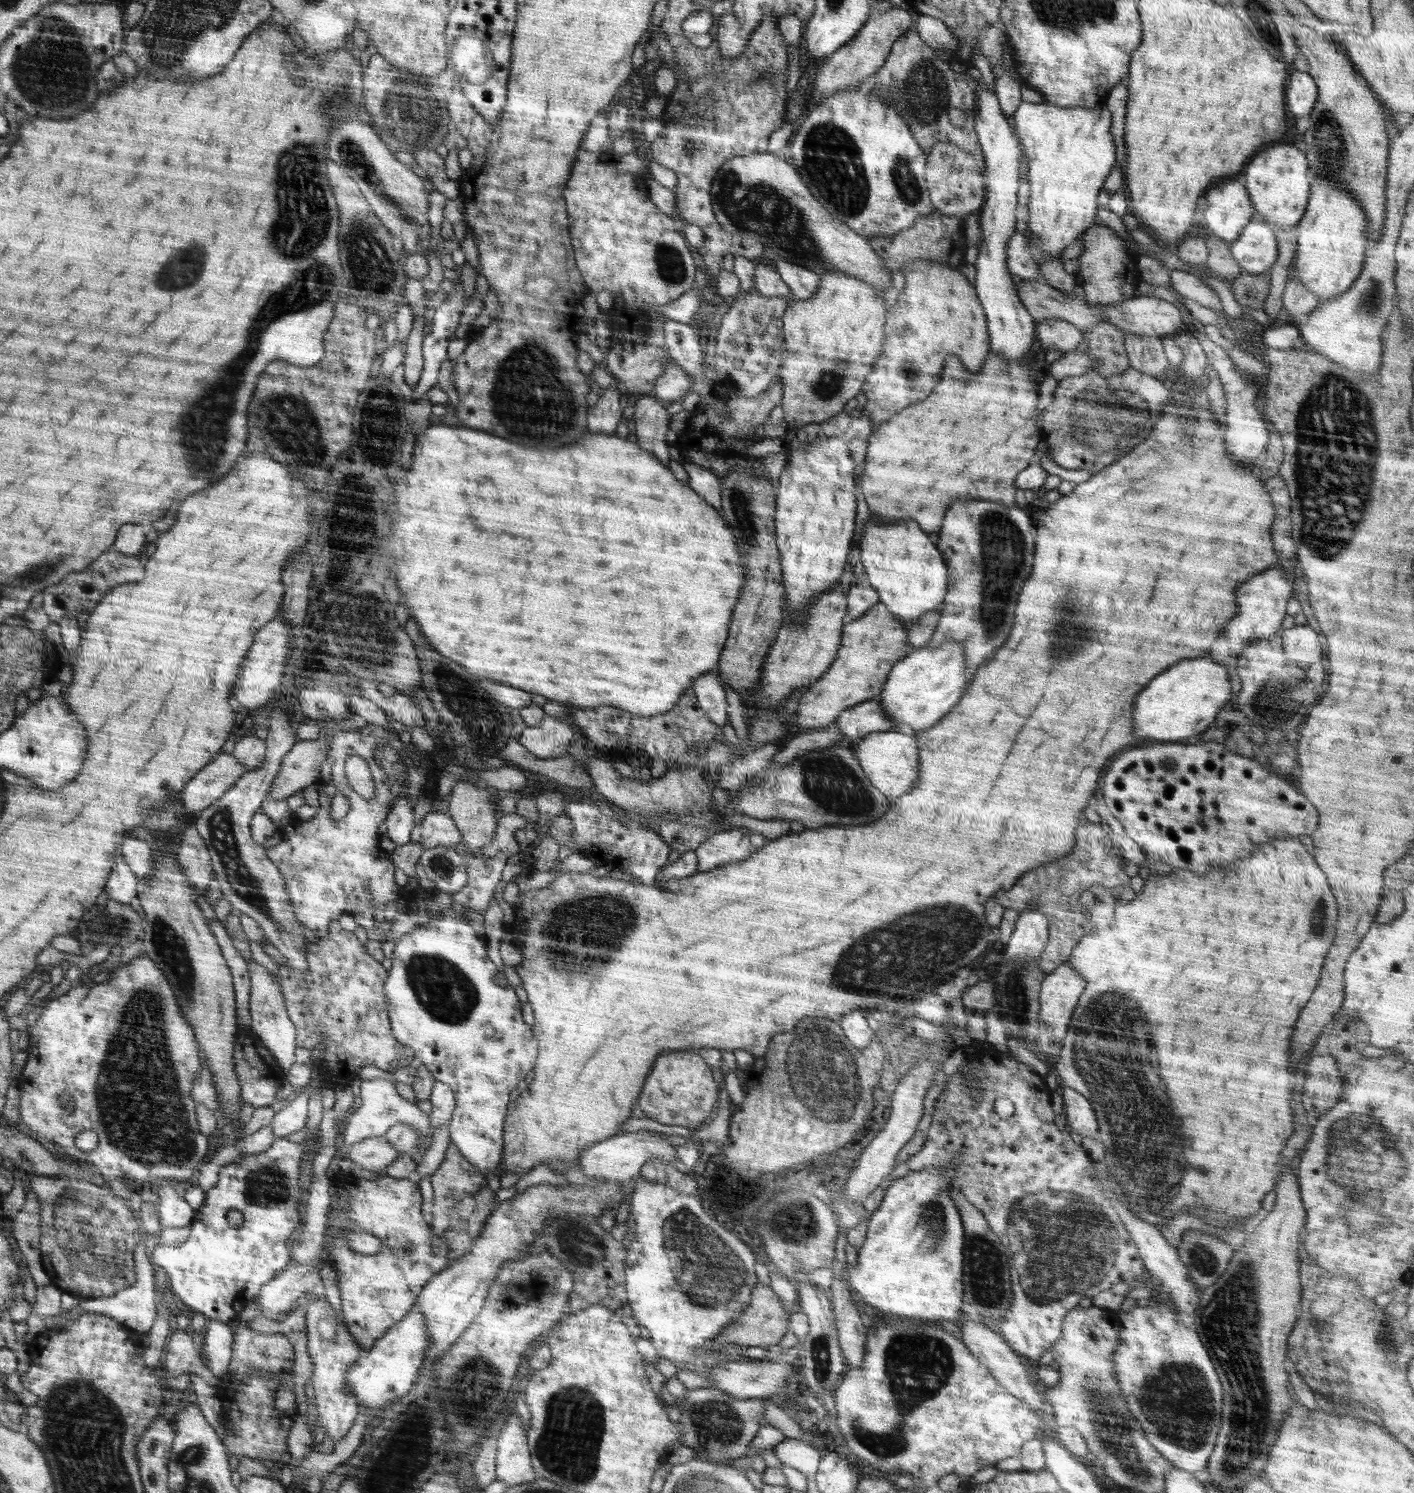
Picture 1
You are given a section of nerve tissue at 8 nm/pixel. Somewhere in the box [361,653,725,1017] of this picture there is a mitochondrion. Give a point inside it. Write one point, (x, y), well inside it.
(571, 928)

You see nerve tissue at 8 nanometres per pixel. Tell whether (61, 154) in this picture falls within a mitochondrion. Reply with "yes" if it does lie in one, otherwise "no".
no

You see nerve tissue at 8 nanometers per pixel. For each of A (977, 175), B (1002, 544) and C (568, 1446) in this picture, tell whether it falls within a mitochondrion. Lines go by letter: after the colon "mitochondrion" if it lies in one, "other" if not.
A: other
B: mitochondrion
C: mitochondrion

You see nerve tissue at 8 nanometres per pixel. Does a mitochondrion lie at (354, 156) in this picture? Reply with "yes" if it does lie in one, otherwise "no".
yes

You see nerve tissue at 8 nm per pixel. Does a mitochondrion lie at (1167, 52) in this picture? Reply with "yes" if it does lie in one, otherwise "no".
no

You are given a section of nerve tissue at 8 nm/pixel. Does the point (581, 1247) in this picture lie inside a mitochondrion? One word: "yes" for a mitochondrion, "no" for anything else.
yes

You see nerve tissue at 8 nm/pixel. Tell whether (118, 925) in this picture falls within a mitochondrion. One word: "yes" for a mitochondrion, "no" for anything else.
yes

